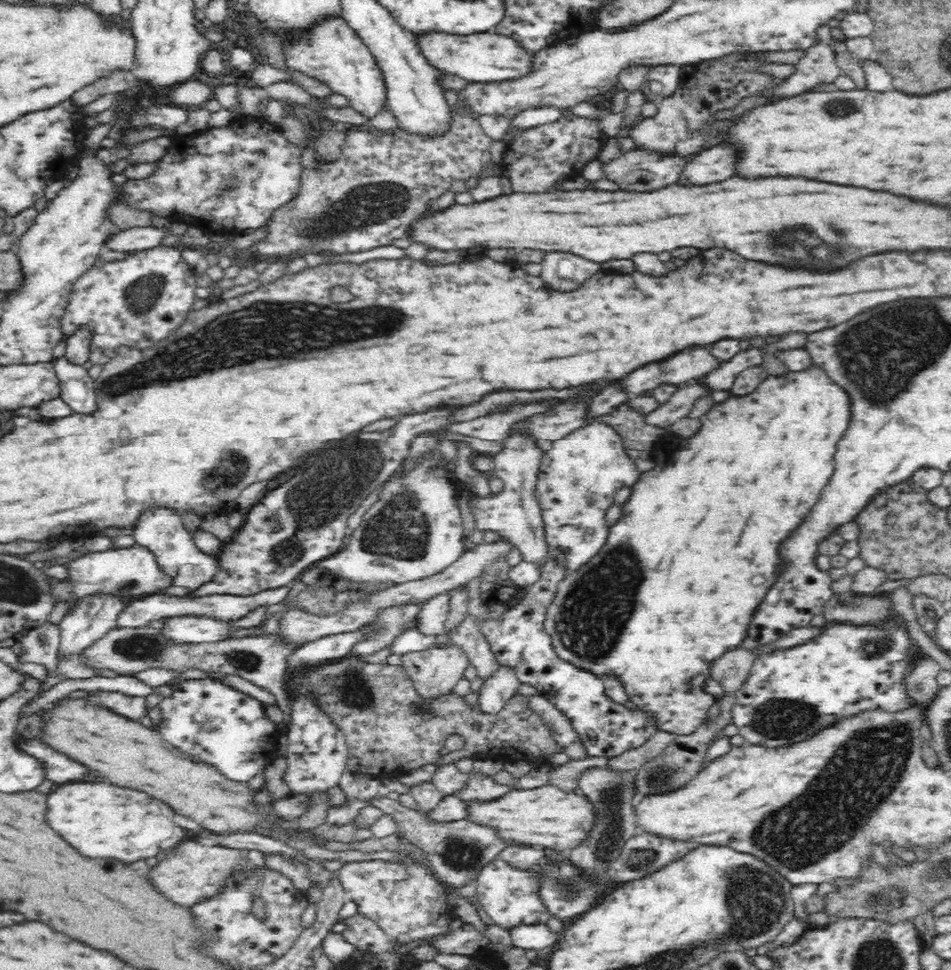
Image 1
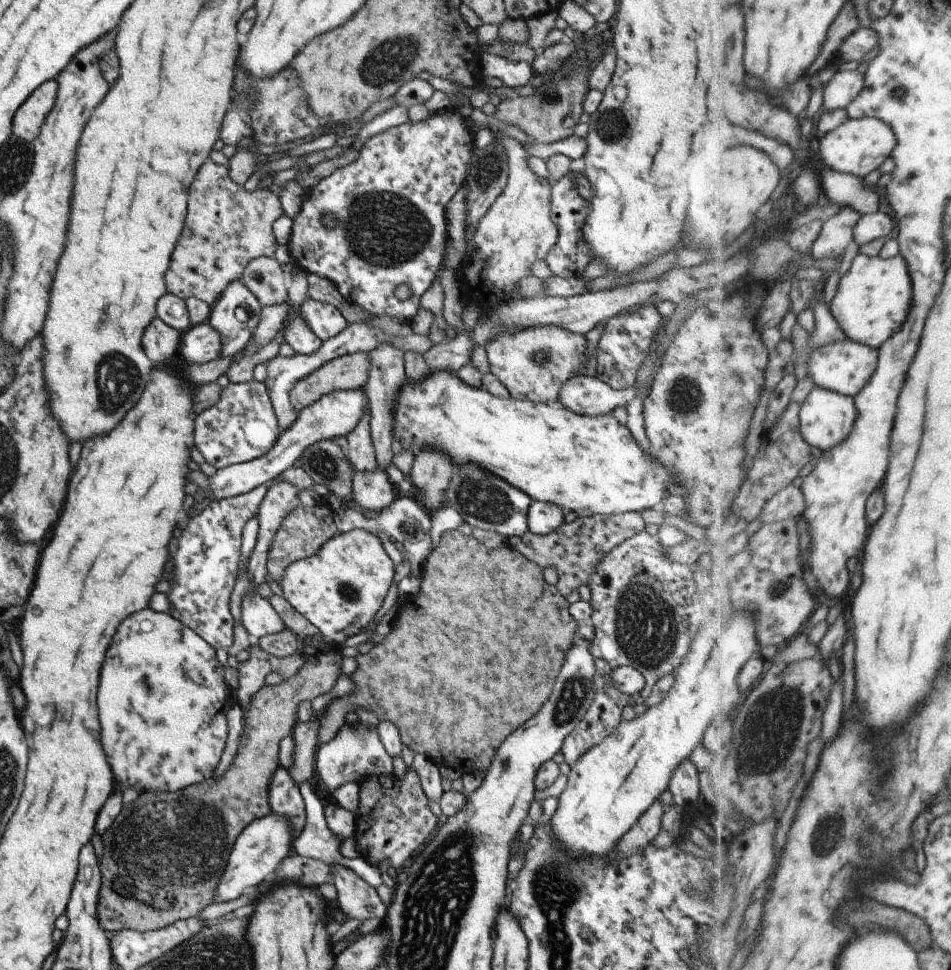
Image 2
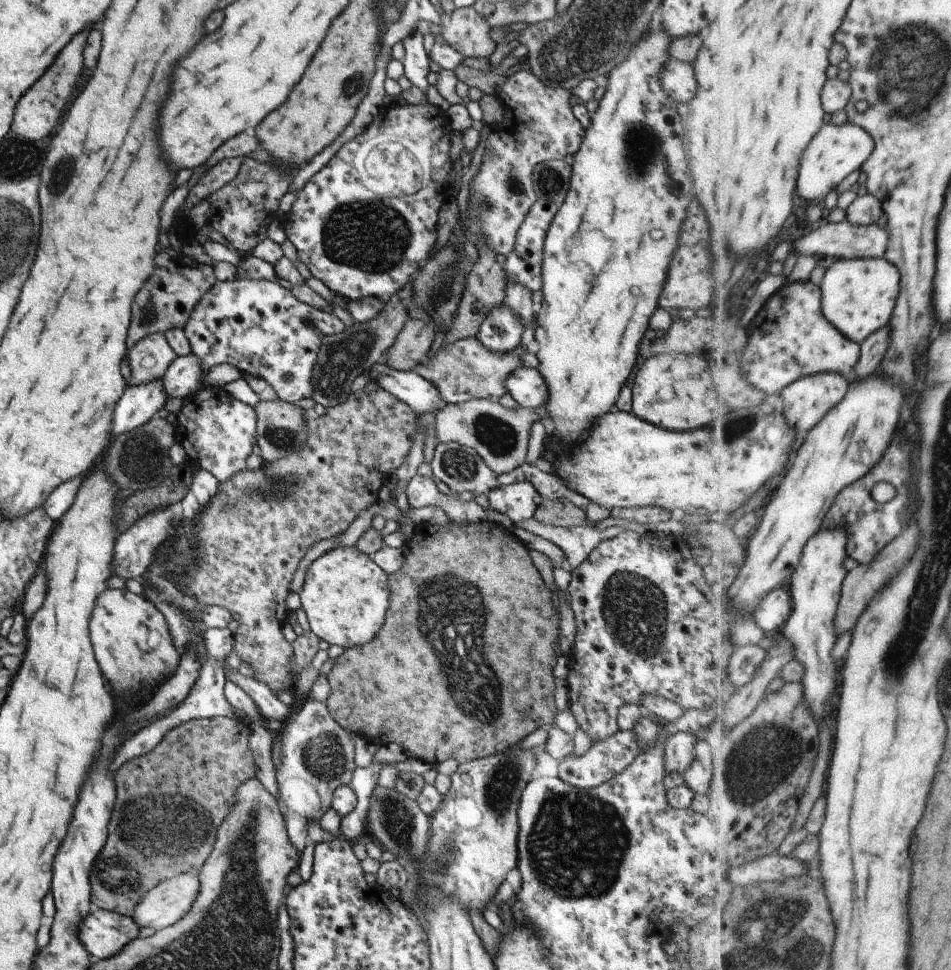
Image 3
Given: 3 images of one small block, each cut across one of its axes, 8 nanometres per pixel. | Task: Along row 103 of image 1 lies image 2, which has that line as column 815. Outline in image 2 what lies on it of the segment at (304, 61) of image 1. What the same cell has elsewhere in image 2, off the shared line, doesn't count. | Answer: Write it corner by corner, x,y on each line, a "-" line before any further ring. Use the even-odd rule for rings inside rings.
848,338
817,347
809,360
809,375
817,387
856,397
867,388
867,384
874,377
875,370
878,369
878,358
878,348
871,348

